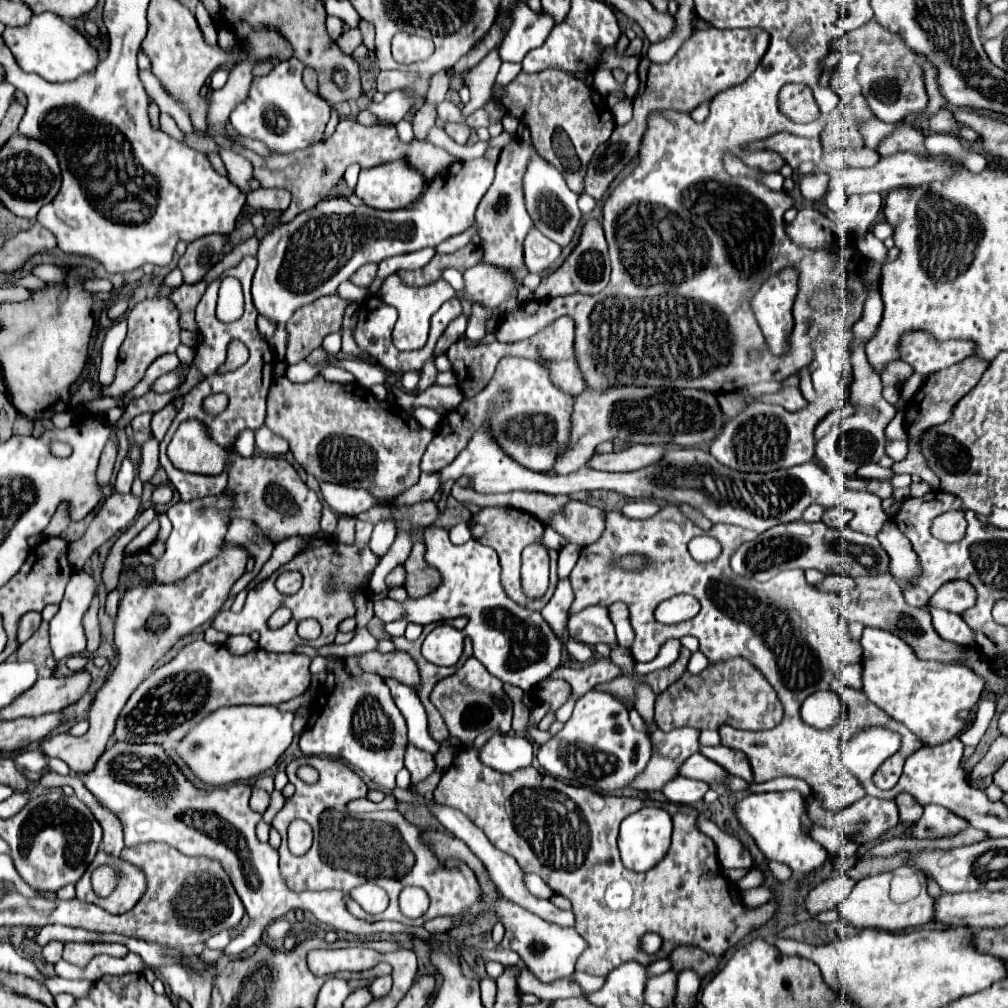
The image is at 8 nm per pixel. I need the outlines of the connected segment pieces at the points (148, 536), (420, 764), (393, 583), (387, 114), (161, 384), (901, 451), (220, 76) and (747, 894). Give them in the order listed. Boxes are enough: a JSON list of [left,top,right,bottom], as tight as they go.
[[125,519,159,555],[405,745,435,785],[387,567,405,587],[367,91,413,123],[153,371,183,393],[885,441,909,461],[211,67,229,89],[741,887,773,909]]

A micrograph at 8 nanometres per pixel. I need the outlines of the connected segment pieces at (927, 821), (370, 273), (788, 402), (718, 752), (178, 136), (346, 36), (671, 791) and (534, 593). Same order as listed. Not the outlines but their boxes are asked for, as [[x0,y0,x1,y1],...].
[[909,805,969,839],[351,263,377,287],[761,377,807,411],[699,745,753,783],[159,113,184,142],[337,29,363,51],[663,777,709,805],[521,547,549,597]]

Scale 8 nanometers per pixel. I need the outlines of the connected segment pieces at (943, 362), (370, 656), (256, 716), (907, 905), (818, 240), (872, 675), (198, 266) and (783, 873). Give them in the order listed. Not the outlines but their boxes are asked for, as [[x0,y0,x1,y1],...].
[[901,331,975,375],[361,651,421,689],[177,705,293,787],[839,867,935,931],[787,209,833,249],[861,627,983,745],[179,235,229,285],[769,863,791,883]]

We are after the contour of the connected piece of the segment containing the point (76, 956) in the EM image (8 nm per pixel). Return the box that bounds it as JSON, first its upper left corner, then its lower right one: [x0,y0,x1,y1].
[63,943,129,969]

